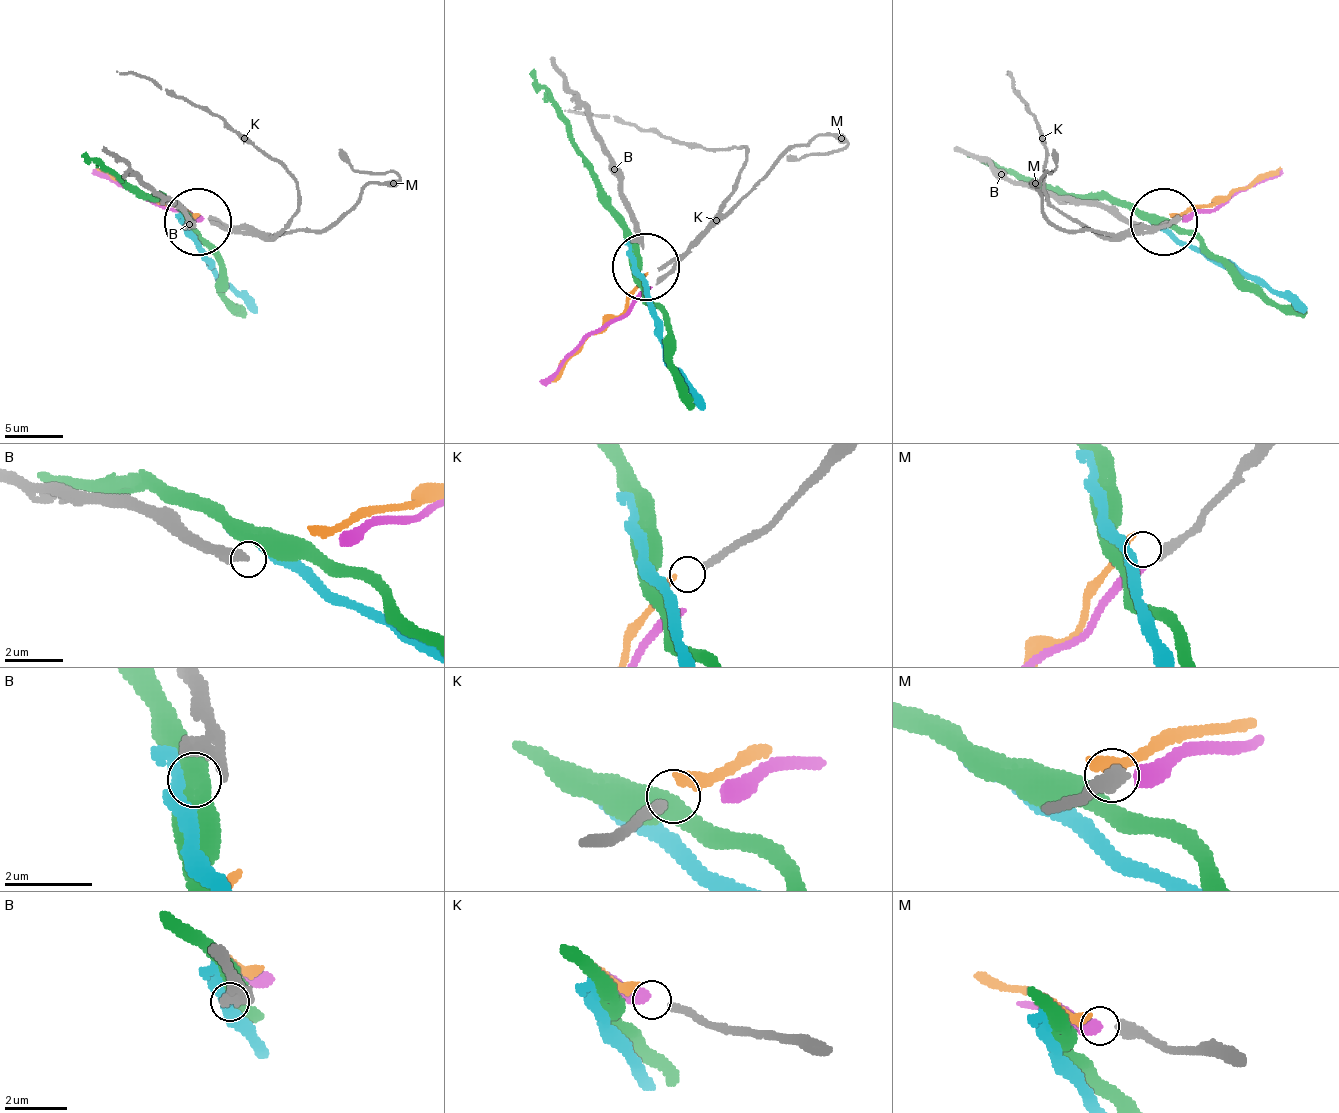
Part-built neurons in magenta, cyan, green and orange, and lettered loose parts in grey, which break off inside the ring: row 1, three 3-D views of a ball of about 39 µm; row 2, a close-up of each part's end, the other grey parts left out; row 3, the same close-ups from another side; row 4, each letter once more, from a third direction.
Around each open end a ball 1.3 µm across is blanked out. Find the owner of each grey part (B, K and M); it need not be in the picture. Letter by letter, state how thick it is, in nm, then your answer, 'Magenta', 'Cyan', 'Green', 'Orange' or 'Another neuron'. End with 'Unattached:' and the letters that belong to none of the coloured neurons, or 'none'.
B: Thickness 280 nm. Another neuron
K: Thickness 240 nm. Orange
M: Thickness 380 nm. Magenta
Unattached: B

